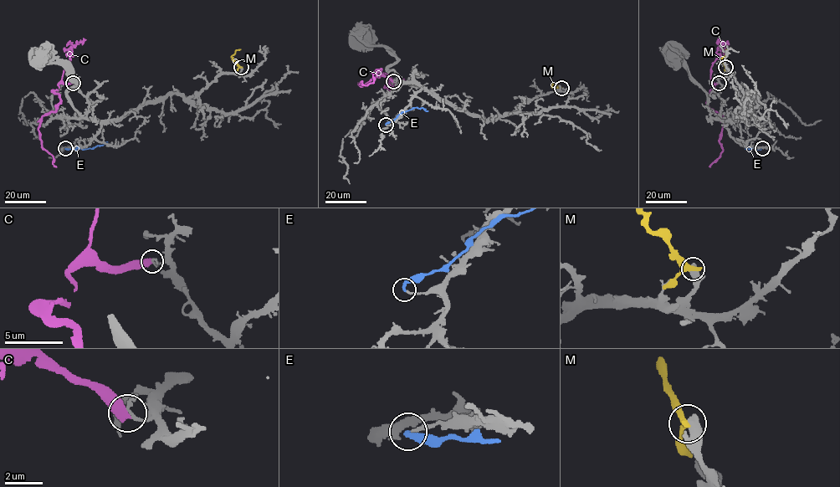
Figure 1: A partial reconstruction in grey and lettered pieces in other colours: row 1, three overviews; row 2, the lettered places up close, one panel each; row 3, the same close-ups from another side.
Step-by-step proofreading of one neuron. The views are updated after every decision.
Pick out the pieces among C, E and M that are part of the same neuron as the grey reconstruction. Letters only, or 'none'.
none

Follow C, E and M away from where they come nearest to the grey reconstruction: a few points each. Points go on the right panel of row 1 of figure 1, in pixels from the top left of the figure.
C: (719, 83), (713, 84), (715, 89), (709, 92), (707, 105), (723, 115), (719, 140), (723, 151), (709, 167)
E: (762, 148), (746, 148), (748, 142)
M: (725, 67), (722, 60), (726, 49)

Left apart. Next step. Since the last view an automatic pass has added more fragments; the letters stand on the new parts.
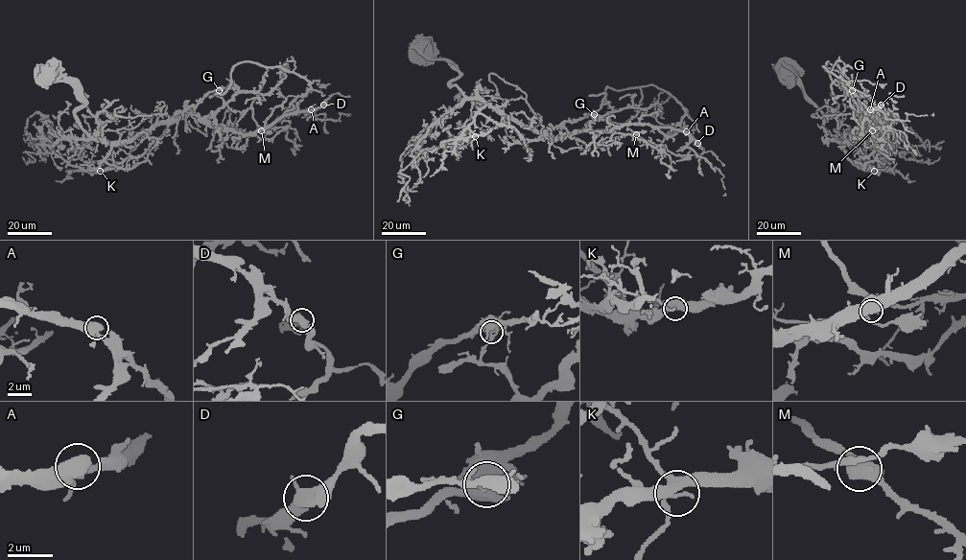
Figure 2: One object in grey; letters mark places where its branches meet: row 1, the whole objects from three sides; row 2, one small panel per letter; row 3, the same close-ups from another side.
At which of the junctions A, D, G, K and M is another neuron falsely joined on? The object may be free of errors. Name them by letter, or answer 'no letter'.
G

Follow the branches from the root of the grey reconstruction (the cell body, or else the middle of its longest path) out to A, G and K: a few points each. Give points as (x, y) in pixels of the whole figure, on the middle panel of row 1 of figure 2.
A: (424, 49), (459, 71), (450, 83), (466, 97), (479, 97), (527, 127), (554, 137), (631, 124), (686, 131)
G: (424, 49), (459, 71), (450, 83), (466, 97), (479, 97), (537, 130), (593, 114)
K: (424, 49), (459, 71), (450, 84), (466, 97), (485, 104), (469, 125), (475, 136)

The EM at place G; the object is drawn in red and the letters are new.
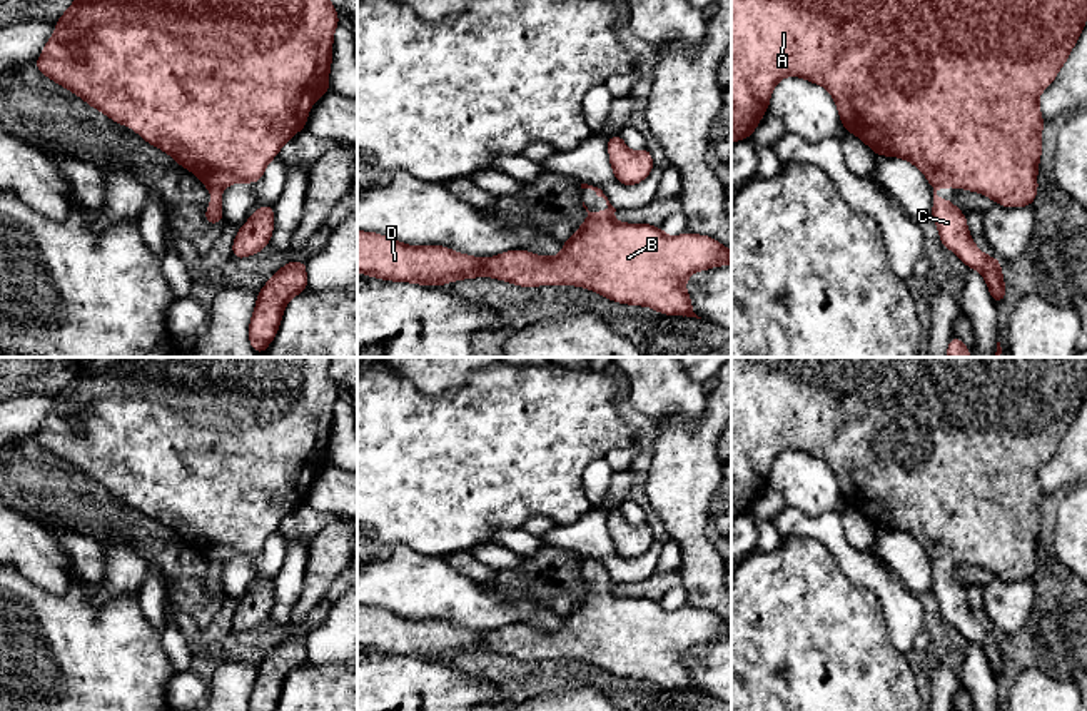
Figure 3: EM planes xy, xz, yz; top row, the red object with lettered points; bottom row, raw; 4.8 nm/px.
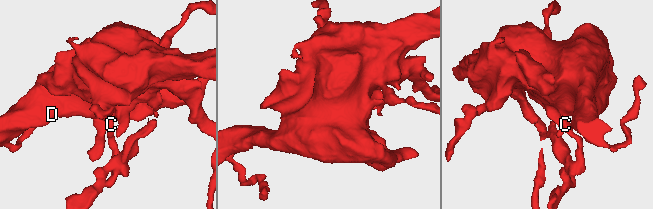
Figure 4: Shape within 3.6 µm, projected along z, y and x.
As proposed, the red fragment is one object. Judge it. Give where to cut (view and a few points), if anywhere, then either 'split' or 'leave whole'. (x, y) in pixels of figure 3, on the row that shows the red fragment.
cut in xy along (211, 187), (221, 189); split

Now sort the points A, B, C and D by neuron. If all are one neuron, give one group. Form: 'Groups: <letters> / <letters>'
Groups: A B D / C

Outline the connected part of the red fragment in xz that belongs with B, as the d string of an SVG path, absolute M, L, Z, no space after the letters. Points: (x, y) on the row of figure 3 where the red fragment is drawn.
M581 184L581 189L591 189L591 190L594 190L598 197L603 197L603 199L606 200L608 209L606 209L604 214L589 212L588 207L584 205L584 202L583 202L583 207L584 207L586 212L588 212L588 219L586 219L586 222L574 232L574 235L573 235L569 240L563 242L563 252L561 252L558 257L539 257L539 255L536 255L536 254L533 254L533 252L528 252L528 250L509 250L509 252L499 254L499 255L491 257L491 259L478 259L478 257L473 257L473 255L464 255L464 254L454 252L454 250L451 250L451 249L447 249L447 247L441 247L441 245L419 245L419 247L412 247L412 245L401 244L401 242L397 242L397 240L394 240L394 239L391 239L391 237L382 237L382 235L376 234L376 232L359 232L359 230L357 230L357 270L359 270L361 274L366 274L366 275L371 275L371 277L377 277L377 279L384 279L384 280L414 282L414 284L422 284L422 285L442 285L442 284L454 282L454 280L459 280L459 279L474 279L474 277L479 277L479 275L494 277L494 279L498 279L498 280L508 280L508 282L513 282L513 284L521 285L521 287L563 285L563 284L566 284L566 285L579 285L579 287L594 290L594 292L598 292L598 294L601 294L601 295L604 295L606 299L611 299L611 300L614 300L614 302L623 302L623 304L629 304L629 305L648 305L648 307L651 307L651 309L655 309L655 310L658 310L658 312L661 312L661 314L666 314L666 315L686 315L686 317L701 319L701 317L698 317L698 315L693 312L693 309L691 309L691 299L690 299L690 295L688 295L688 292L686 292L686 289L685 289L685 280L690 279L691 274L696 272L696 270L706 270L706 269L711 269L711 267L716 267L716 265L728 265L728 264L731 264L731 250L728 250L728 249L723 247L718 240L715 240L715 239L711 239L711 237L708 237L708 235L695 235L695 234L688 234L688 232L686 232L686 234L681 234L681 235L676 235L676 237L670 237L670 235L666 235L660 227L653 227L653 225L648 225L648 224L621 224L621 222L616 222L616 220L613 219L613 214L616 212L616 209L609 204L608 197L603 194L601 189L593 187L593 185L588 185L588 184Z

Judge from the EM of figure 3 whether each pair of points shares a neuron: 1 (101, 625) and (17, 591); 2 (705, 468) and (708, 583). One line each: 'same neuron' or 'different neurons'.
1: same neuron
2: same neuron

